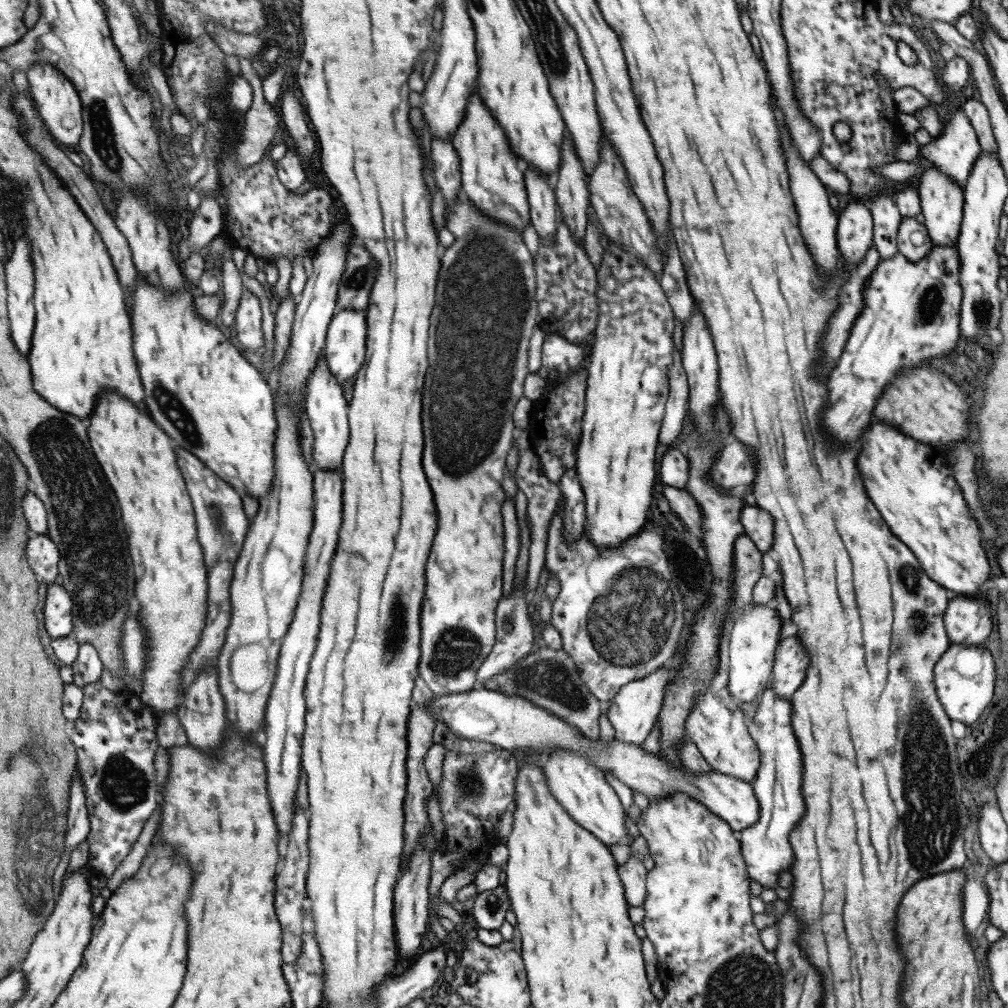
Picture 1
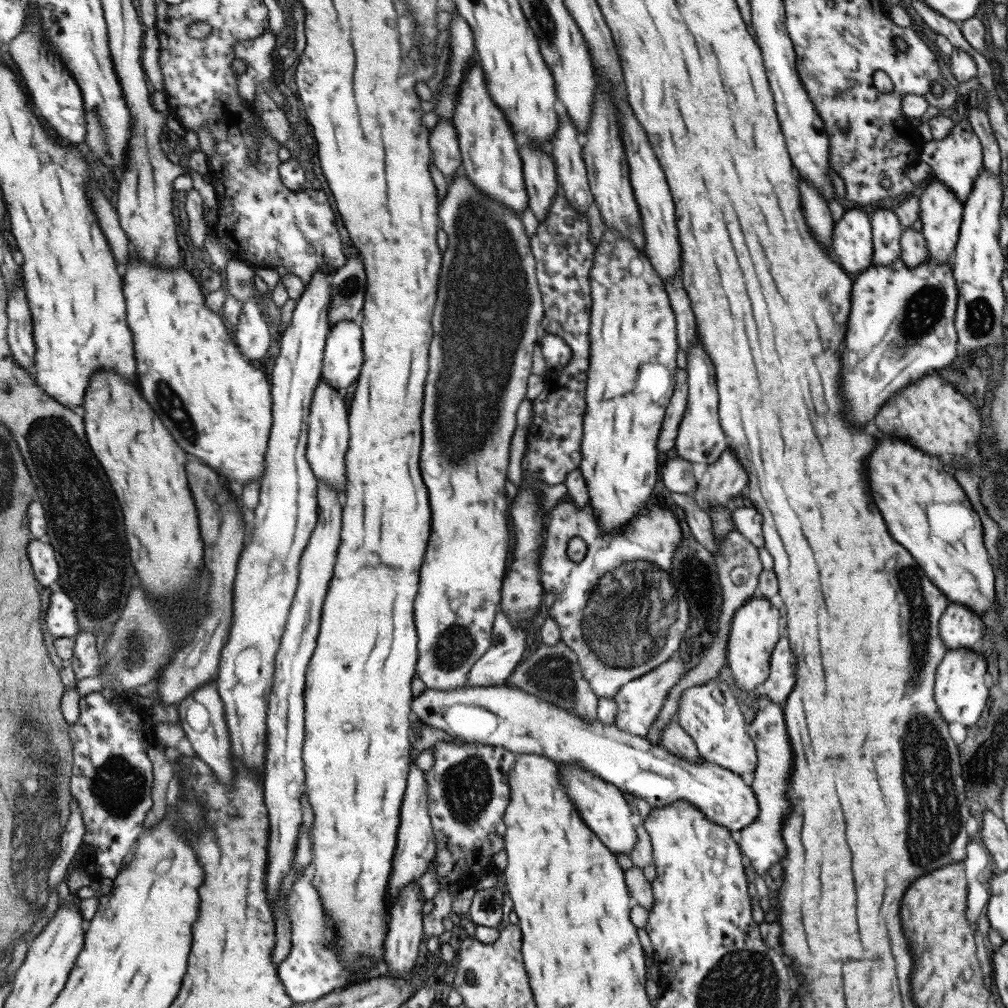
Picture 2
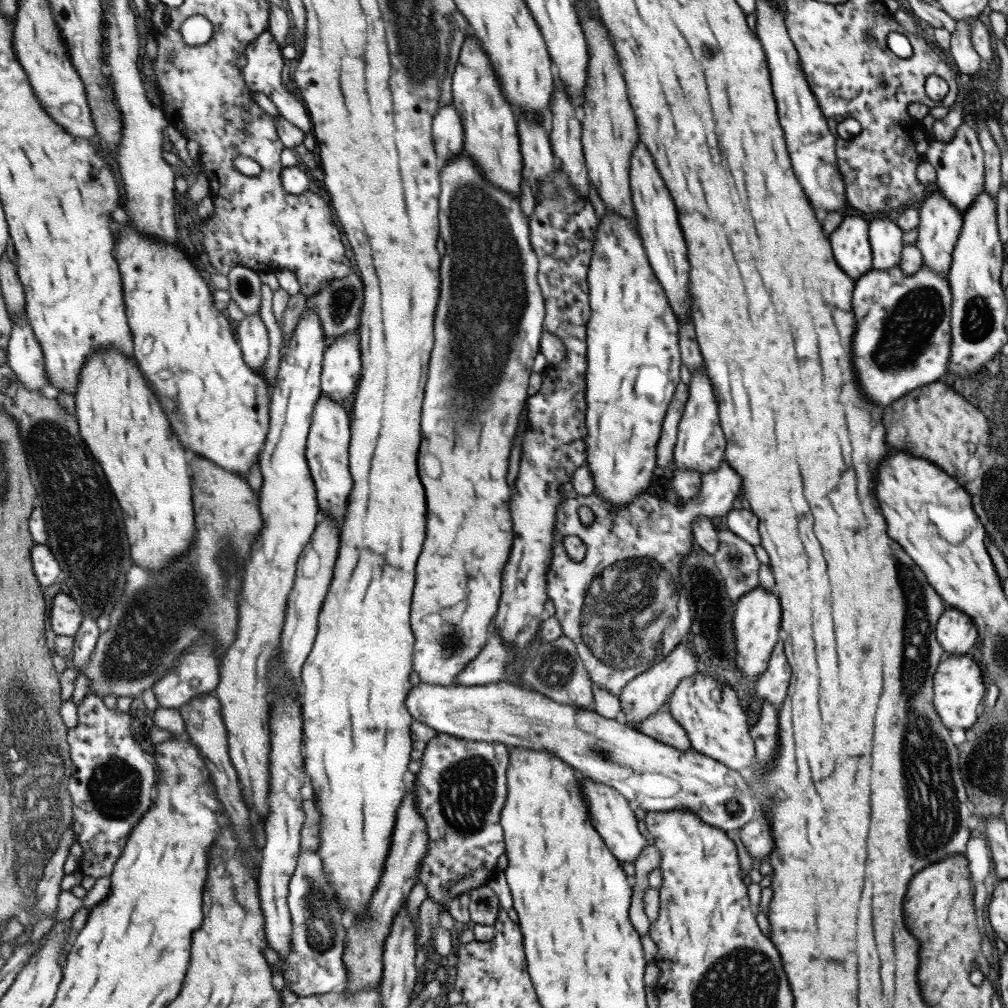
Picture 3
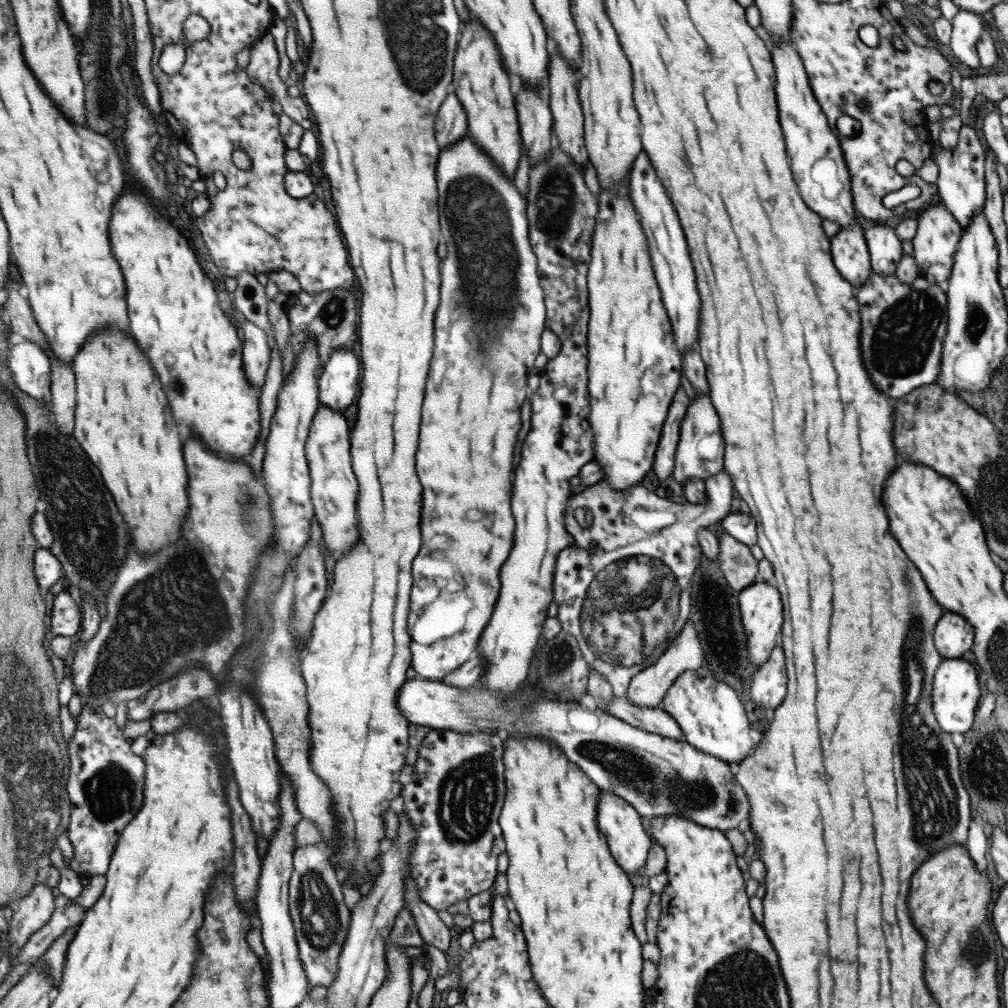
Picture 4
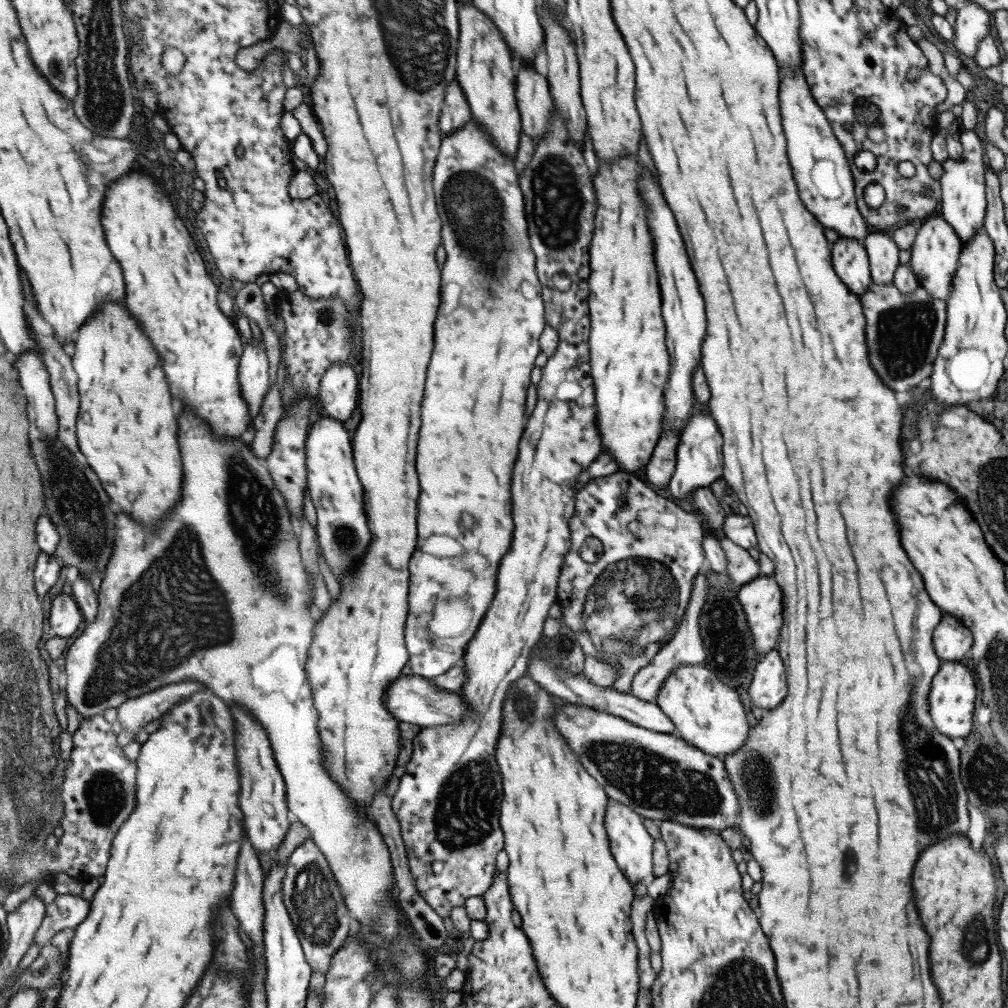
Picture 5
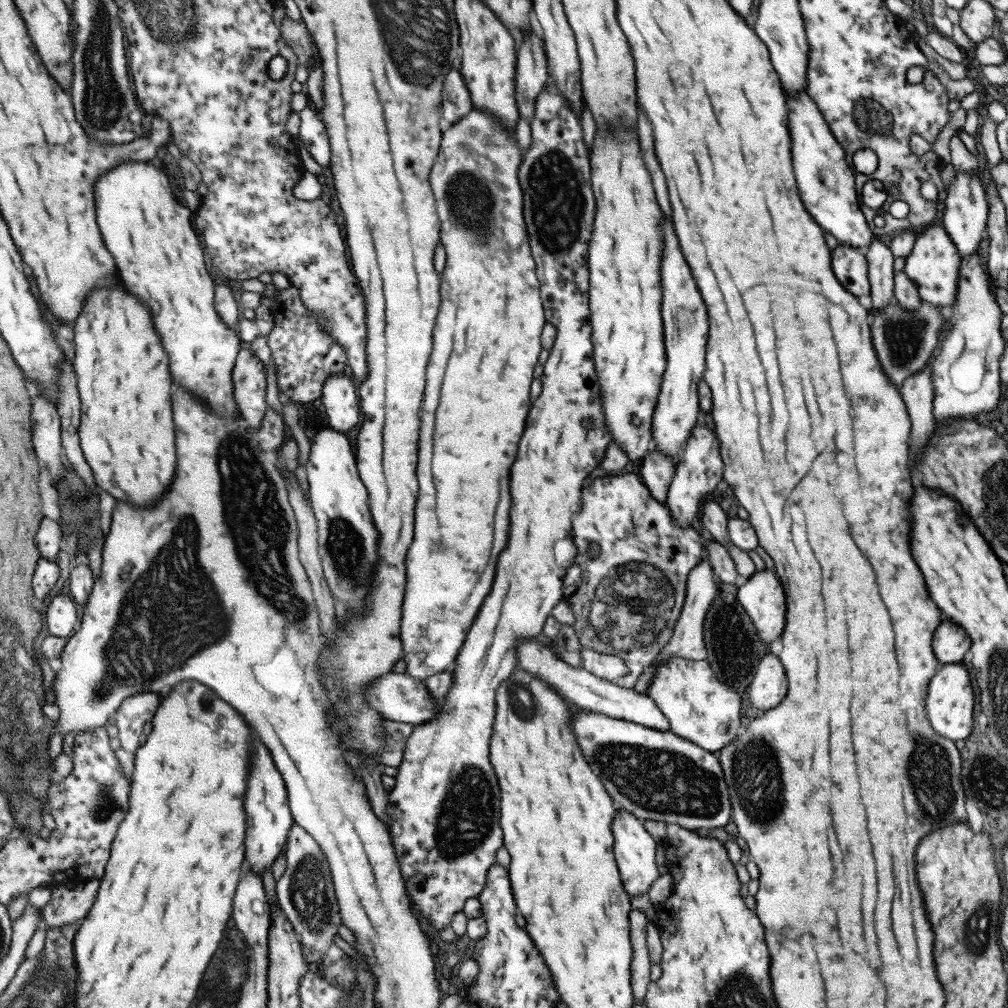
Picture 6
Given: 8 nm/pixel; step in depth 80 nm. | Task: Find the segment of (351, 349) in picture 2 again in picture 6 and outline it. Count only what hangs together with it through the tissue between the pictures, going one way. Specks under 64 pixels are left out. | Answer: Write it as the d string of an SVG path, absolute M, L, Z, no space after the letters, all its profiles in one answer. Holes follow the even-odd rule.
M347 374L331 375L322 394L324 405L335 430L347 433L361 418L360 395Z

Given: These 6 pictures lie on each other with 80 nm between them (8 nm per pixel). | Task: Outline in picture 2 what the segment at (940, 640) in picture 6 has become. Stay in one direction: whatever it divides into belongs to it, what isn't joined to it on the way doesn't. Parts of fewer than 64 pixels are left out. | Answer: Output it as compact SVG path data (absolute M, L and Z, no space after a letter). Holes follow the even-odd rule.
M948 602L938 620L938 634L947 649L965 649L984 636L982 618L969 607Z

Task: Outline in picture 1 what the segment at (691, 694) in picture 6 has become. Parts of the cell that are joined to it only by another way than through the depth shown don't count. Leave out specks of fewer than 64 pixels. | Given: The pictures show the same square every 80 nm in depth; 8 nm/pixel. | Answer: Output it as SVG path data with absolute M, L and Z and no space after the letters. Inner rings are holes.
M717 675L705 691L695 697L695 703L684 722L684 731L686 738L697 747L703 760L712 770L748 783L754 779L760 765L760 754L743 723L744 714L726 689L726 682L726 676Z

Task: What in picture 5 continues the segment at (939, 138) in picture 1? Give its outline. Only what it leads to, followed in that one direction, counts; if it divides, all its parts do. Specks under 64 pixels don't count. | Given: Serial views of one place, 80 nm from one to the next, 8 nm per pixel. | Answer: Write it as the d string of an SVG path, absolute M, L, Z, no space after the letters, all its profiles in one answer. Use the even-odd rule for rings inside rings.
M960 129L958 140L963 149L961 160L947 158L940 165L942 172L938 178L940 197L937 213L953 228L959 240L966 243L979 229L983 229L983 220L986 209L984 193L984 150L982 142L972 130Z

